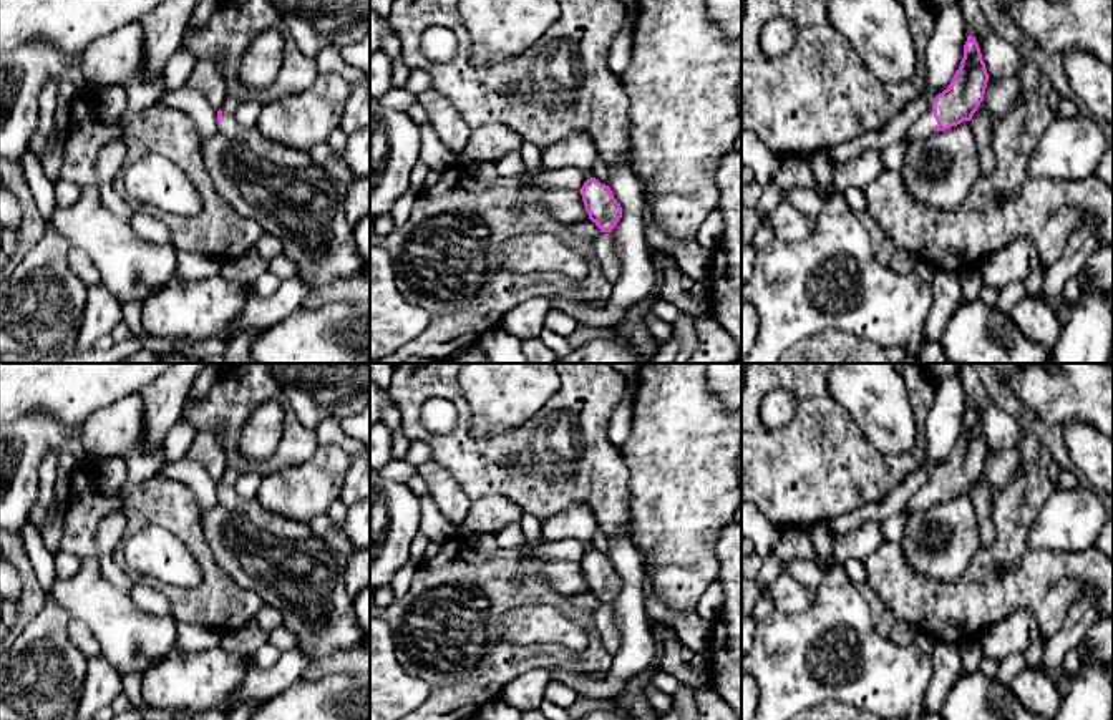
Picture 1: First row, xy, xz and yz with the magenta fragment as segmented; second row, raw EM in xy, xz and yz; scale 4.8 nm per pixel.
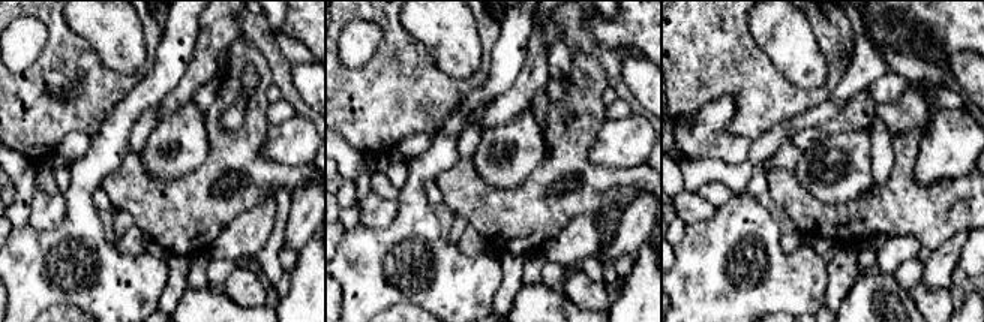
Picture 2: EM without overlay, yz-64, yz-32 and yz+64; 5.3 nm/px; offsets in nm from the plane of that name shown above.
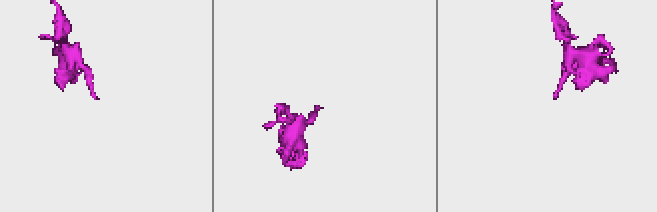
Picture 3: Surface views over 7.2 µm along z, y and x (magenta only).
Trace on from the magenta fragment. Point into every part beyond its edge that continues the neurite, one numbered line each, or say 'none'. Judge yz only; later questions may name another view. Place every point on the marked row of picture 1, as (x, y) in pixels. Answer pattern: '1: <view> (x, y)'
1: yz (924, 126)

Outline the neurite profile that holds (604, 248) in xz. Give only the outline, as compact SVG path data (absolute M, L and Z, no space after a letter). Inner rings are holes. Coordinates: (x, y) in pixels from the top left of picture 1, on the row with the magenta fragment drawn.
M600 232L597 239L592 241L594 254L600 264L604 275L614 284L620 277L620 259L615 251L614 234Z

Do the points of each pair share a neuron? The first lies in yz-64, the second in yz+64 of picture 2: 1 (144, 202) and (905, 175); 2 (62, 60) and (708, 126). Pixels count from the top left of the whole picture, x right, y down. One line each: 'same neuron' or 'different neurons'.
1: same neuron
2: different neurons

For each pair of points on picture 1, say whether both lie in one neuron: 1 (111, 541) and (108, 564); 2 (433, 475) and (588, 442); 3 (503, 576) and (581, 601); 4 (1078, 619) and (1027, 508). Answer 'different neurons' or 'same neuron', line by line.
1: same neuron
2: different neurons
3: different neurons
4: different neurons

